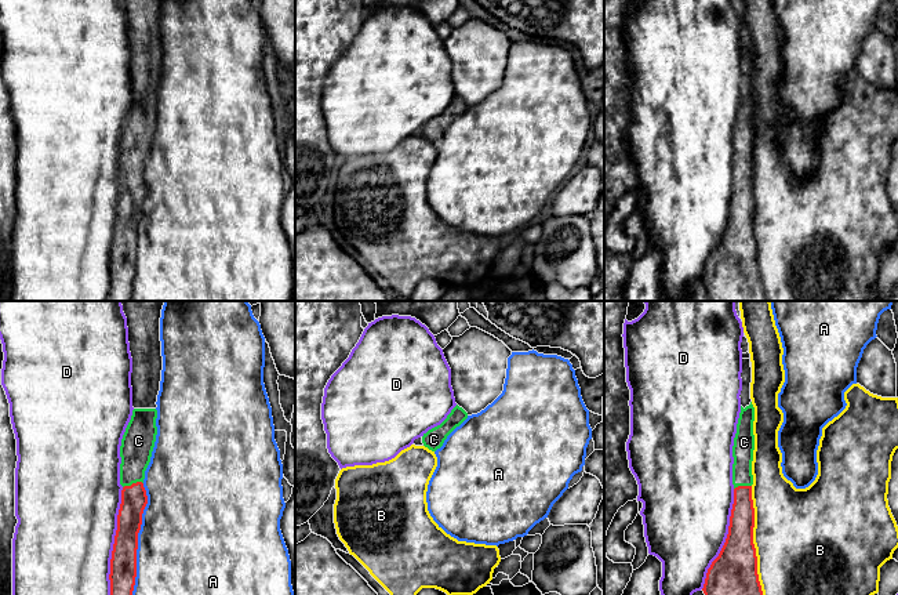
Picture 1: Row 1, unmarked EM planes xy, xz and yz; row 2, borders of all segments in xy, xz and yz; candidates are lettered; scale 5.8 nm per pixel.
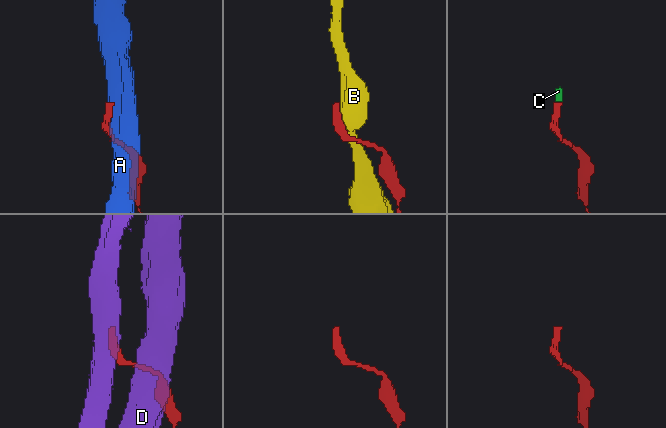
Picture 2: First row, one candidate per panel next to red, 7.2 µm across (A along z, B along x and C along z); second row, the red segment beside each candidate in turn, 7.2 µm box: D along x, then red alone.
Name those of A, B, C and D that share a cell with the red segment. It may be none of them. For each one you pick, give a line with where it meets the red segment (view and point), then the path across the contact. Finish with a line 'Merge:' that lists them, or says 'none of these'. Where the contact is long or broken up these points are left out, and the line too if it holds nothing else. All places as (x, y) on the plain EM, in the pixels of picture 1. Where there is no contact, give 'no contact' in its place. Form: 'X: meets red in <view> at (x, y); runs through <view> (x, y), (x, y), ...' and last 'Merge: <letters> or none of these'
C: meets red in xy at (133, 174); runs through xy (134, 189), (133, 174), (137, 135)
Merge: C

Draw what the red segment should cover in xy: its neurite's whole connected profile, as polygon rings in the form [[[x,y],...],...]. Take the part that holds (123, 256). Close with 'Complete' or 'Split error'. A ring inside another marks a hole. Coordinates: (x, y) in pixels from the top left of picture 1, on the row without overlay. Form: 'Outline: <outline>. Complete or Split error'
Outline: [[[123,0],[127,8],[132,48],[132,106],[120,137],[121,195],[110,250],[110,290],[106,301],[131,301],[137,268],[138,224],[148,195],[145,162],[156,133],[157,86],[163,47],[160,32],[161,0]]]. Split error

